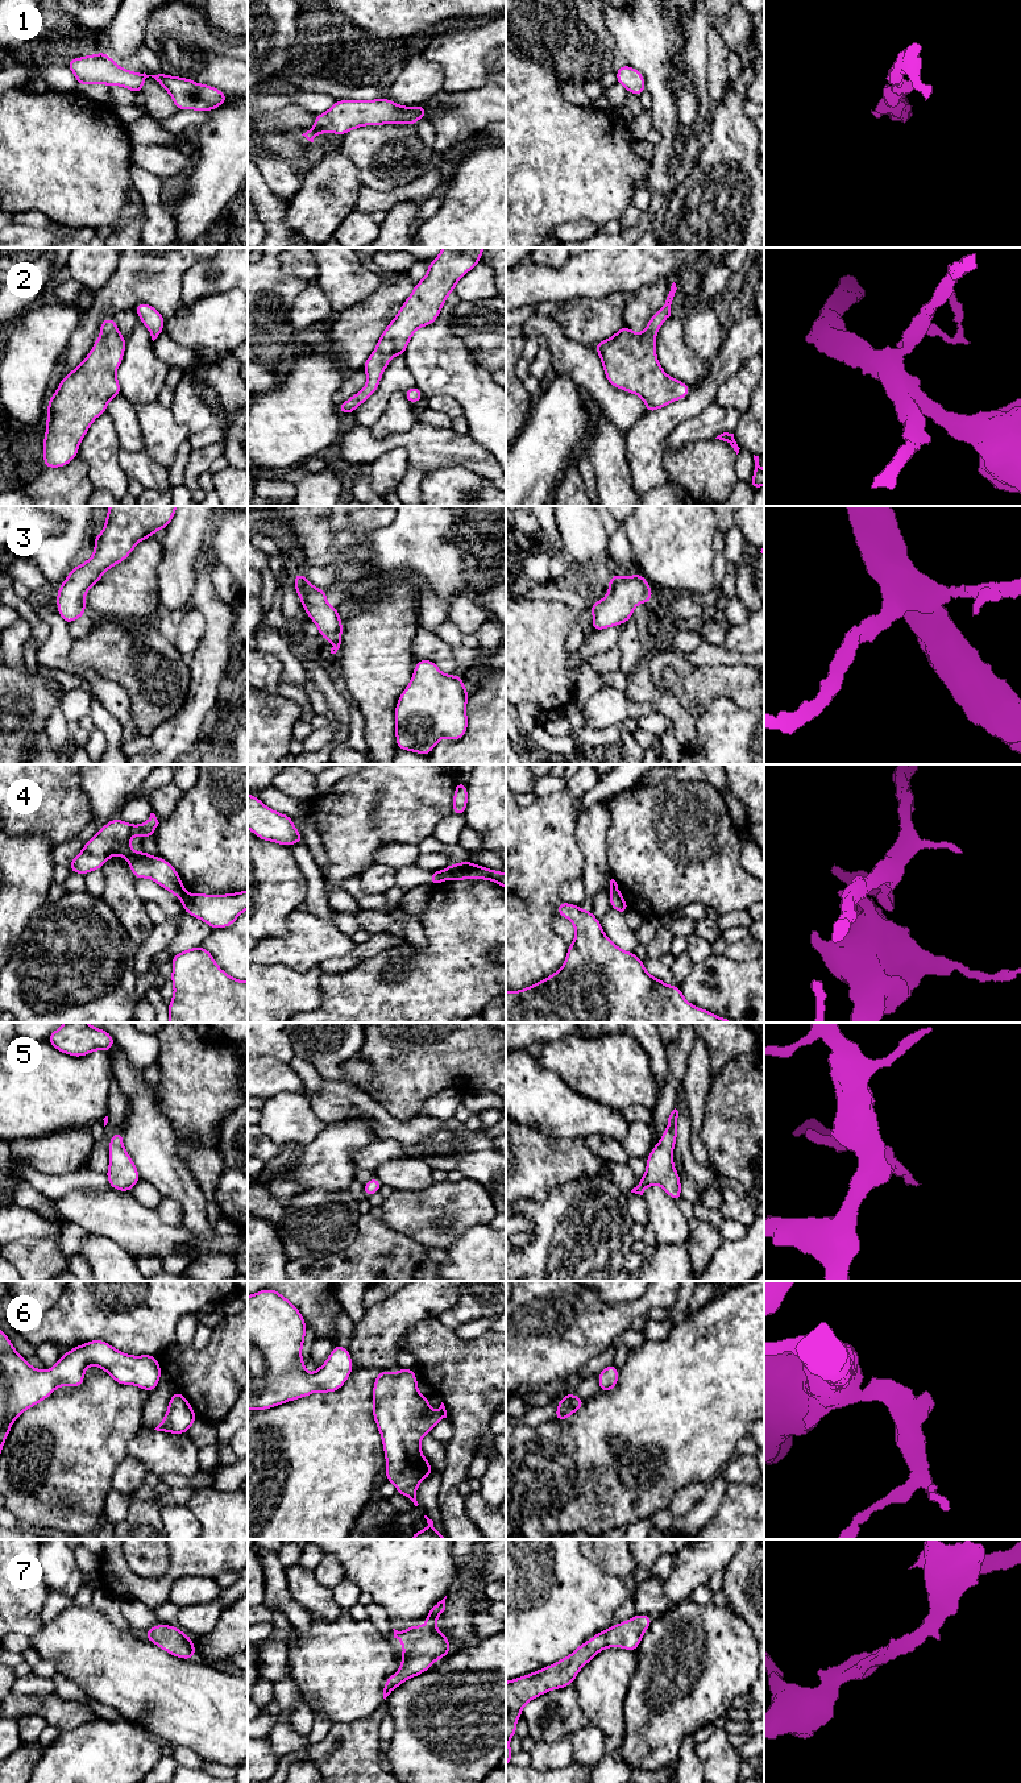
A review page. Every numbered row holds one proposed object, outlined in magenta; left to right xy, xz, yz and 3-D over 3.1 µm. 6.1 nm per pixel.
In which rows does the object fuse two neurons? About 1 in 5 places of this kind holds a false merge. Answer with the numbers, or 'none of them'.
4

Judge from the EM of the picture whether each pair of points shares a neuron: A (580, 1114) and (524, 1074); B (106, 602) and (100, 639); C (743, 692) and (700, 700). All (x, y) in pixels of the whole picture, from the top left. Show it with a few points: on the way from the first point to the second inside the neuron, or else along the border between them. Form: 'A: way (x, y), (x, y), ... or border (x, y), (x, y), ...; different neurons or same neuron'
A: way (567, 1114), (538, 1087); same neuron
B: border (95, 617), (133, 622); different neurons
C: way (733, 689), (710, 689); same neuron

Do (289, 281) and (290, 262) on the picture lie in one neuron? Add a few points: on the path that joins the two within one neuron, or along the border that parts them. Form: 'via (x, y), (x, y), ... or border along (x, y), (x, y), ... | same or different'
border along (277, 261), (286, 273), (311, 282) | different

